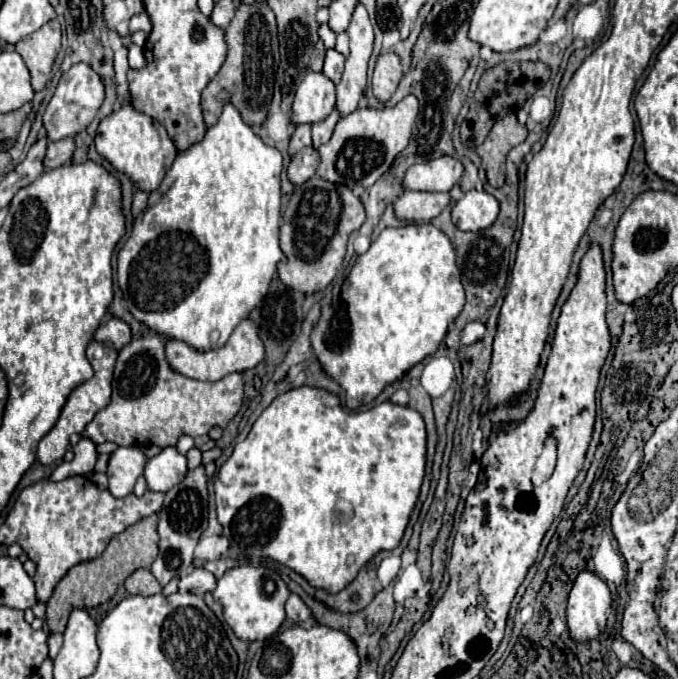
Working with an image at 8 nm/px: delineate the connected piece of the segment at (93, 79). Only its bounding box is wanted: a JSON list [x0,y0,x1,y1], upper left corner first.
[43,62,105,142]

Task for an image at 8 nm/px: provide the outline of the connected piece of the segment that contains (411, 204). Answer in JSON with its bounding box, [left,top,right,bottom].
[393,190,451,222]

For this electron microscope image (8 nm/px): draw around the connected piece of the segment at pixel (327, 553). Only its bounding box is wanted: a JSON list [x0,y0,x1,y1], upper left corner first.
[215,386,427,592]

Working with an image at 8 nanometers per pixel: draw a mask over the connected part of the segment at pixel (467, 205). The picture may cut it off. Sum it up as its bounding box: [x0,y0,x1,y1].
[453,190,499,232]

